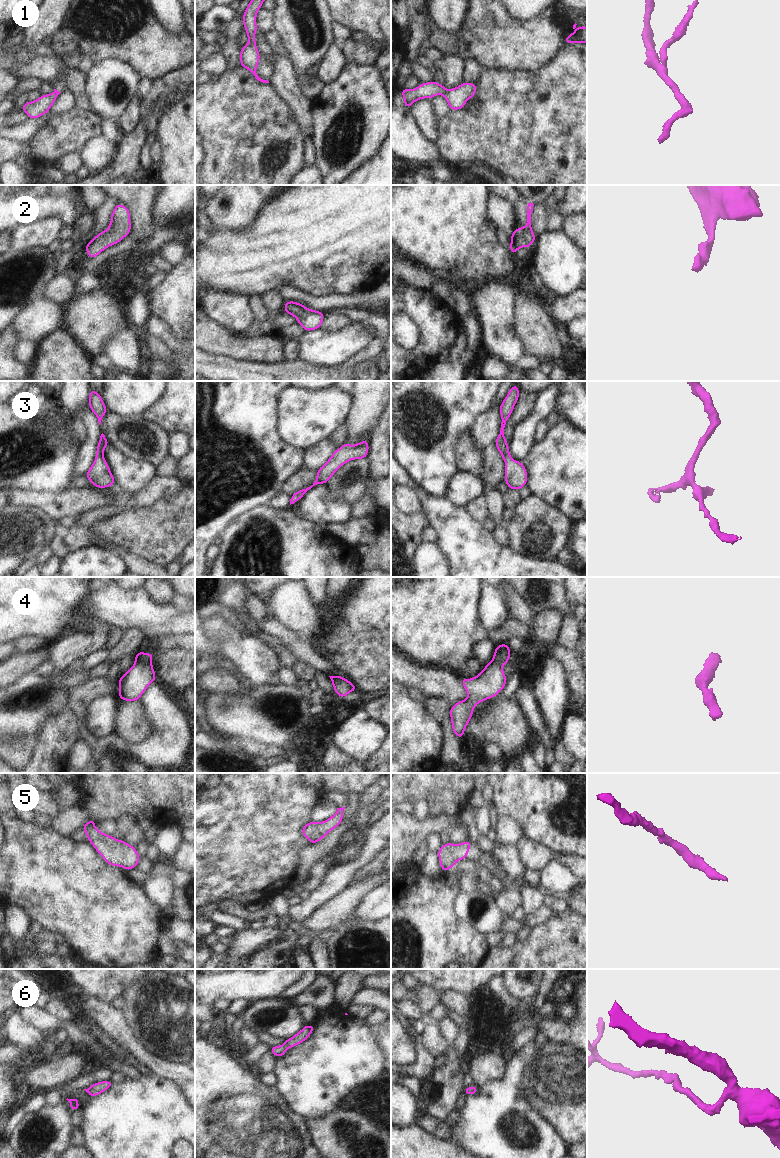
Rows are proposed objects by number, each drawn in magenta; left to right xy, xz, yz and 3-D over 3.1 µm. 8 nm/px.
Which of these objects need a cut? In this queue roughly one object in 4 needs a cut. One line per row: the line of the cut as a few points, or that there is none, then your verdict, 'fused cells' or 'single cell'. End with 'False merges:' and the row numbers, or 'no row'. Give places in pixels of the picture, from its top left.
1: xz (249, 41), (254, 45) | fused cells
2: no cut | single cell
3: no cut | single cell
4: no cut | single cell
5: no cut | single cell
6: no cut | single cell
False merges: 1

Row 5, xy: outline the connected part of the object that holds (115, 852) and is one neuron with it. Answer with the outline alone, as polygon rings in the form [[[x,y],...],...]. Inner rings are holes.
[[[95,820],[87,821],[82,829],[88,842],[92,843],[107,864],[123,867],[127,871],[136,868],[141,856],[132,845],[100,832],[95,827]]]

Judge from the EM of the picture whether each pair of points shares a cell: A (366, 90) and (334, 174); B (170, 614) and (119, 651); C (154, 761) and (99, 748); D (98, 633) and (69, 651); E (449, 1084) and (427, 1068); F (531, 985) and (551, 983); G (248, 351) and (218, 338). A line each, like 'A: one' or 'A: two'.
A: one
B: two
C: one
D: one
E: two
F: two
G: one

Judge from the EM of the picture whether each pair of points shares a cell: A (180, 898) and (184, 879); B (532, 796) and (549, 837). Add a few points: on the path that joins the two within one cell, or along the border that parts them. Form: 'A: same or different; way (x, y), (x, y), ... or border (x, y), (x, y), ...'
A: same; way (182, 893), (182, 886), (184, 884)
B: same; way (542, 806), (549, 827)

